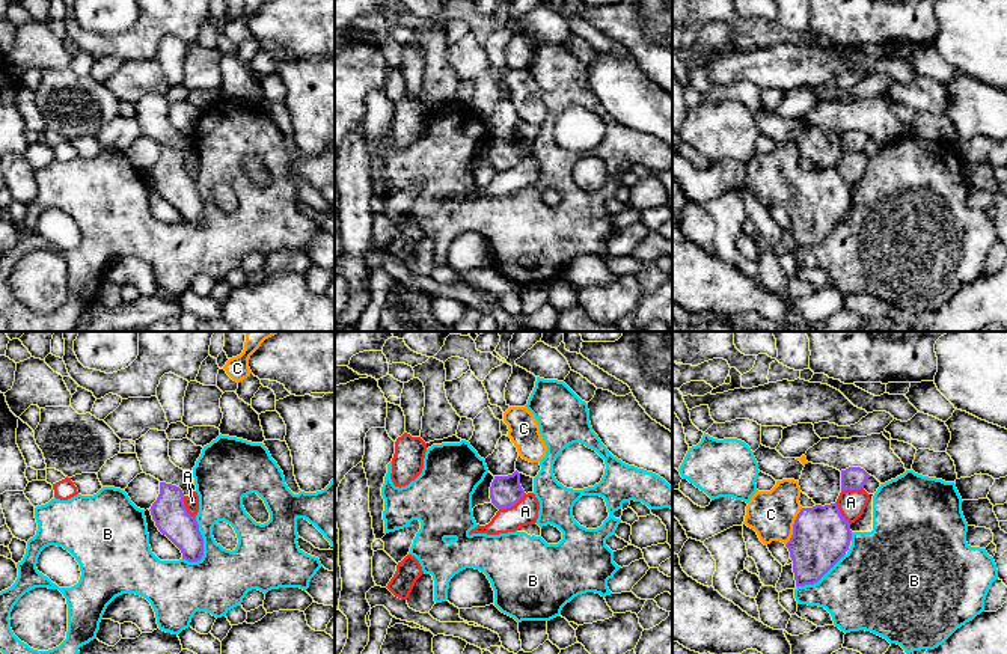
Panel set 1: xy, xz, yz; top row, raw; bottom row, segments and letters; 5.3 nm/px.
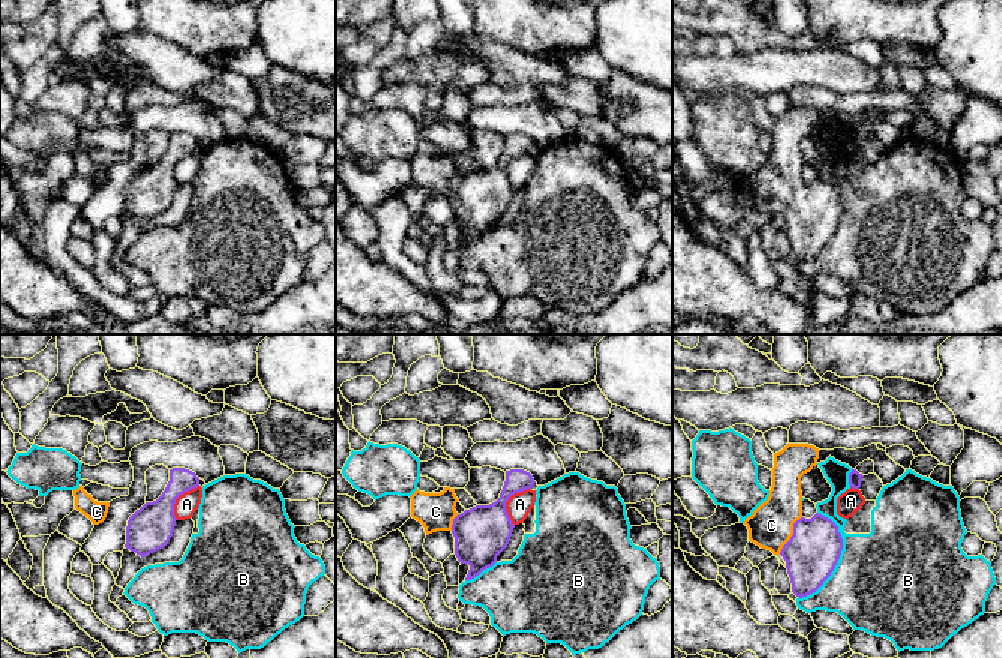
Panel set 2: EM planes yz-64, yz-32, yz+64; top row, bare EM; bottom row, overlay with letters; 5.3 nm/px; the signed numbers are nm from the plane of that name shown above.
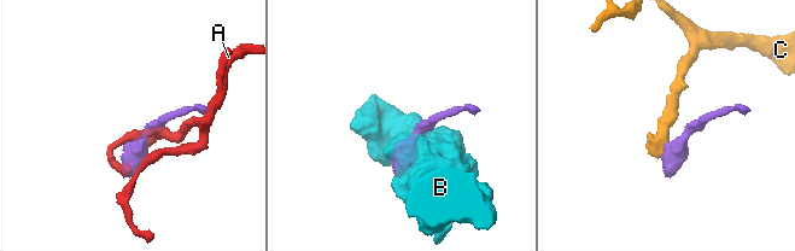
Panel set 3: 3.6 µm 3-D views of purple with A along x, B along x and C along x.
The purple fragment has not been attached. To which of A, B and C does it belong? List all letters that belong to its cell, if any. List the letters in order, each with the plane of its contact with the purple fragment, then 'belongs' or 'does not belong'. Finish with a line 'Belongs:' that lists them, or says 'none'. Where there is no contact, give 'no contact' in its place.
A: xz | does not belong
B: xy | does not belong
C: yz | belongs
Belongs: C

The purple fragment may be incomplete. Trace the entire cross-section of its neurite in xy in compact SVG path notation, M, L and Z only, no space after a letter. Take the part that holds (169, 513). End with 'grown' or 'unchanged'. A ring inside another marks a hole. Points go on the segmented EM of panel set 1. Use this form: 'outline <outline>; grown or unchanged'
outline M160 482L160 494L149 511L158 530L181 550L182 559L197 562L204 556L204 538L196 517L185 509L184 497L179 487Z; unchanged

